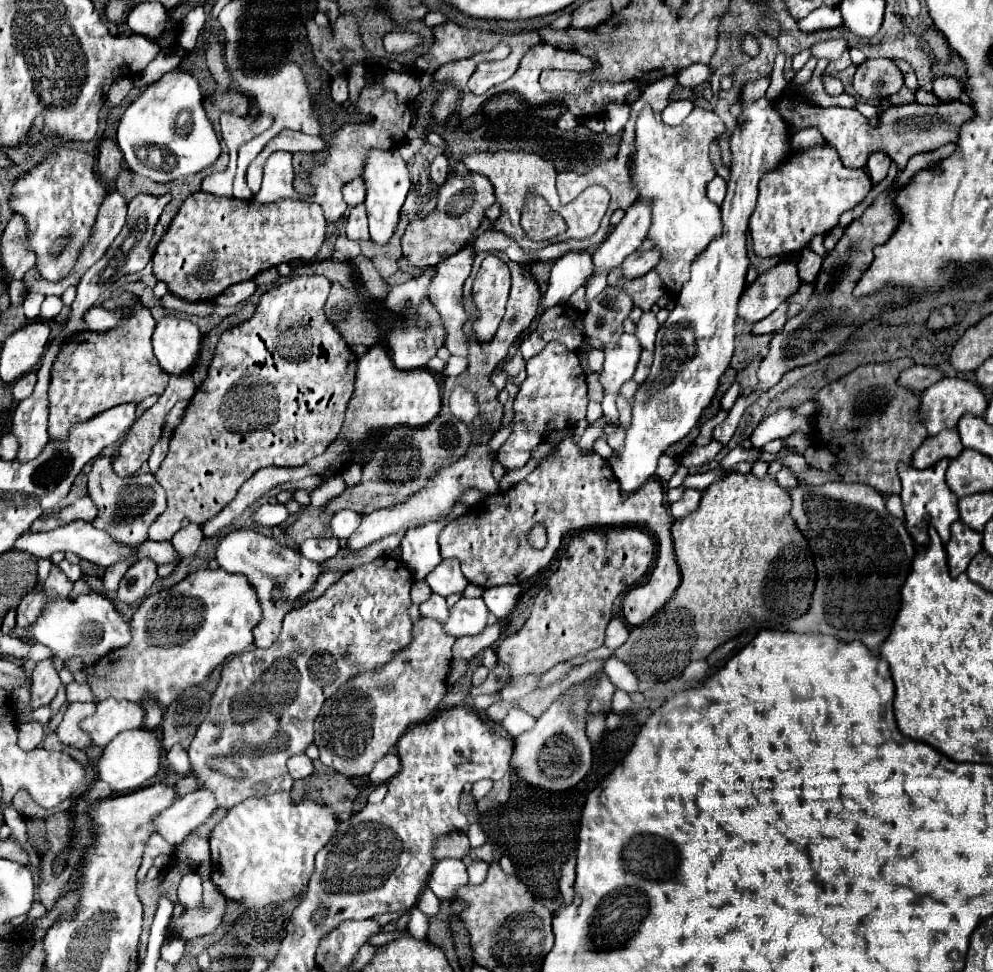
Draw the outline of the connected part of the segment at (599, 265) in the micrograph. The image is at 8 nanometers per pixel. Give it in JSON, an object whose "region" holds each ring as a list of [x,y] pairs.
{"region":[[[637,202],[627,208],[623,220],[605,238],[605,242],[593,252],[593,274],[585,280],[585,288],[591,284],[593,276],[599,270],[613,270],[621,266],[625,256],[629,256],[641,246],[649,230],[649,218],[651,218],[651,210],[645,204]]]}

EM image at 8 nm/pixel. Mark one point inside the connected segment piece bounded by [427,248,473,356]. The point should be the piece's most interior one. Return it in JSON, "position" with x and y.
{"position":[445,289]}

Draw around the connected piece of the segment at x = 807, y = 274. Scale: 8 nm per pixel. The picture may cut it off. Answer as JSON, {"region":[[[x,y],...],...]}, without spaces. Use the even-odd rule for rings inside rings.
{"region":[[[805,248],[801,252],[801,256],[799,256],[799,262],[797,262],[801,282],[813,284],[815,278],[817,278],[817,274],[819,274],[819,270],[821,270],[821,262],[823,262],[823,258],[819,254],[815,254],[809,248]]]}

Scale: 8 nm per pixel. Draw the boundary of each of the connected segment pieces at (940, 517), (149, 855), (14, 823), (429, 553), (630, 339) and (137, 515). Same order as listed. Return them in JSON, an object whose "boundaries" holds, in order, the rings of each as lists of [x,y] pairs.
{"boundaries":[[[[939,460],[935,466],[917,470],[909,464],[899,466],[899,478],[901,478],[901,500],[903,500],[903,510],[905,510],[905,524],[909,534],[915,538],[917,544],[929,544],[929,528],[935,528],[943,540],[943,544],[949,542],[949,528],[955,520],[959,520],[957,512],[957,496],[949,490],[945,484],[945,470],[947,470],[949,460]]],[[[151,834],[151,838],[145,844],[143,864],[141,864],[139,870],[145,870],[147,872],[151,868],[151,864],[153,864],[153,860],[155,860],[155,856],[159,856],[159,854],[171,854],[171,852],[173,852],[173,846],[169,842],[161,840],[159,834]]],[[[10,804],[4,811],[4,822],[11,828],[11,838],[15,838],[15,842],[19,842],[25,850],[27,850],[27,854],[29,854],[29,858],[31,858],[31,864],[35,866],[35,868],[39,868],[39,856],[37,856],[37,852],[33,850],[33,846],[29,844],[29,834],[27,834],[27,824],[25,824],[25,820],[13,810],[12,804]]],[[[457,502],[453,506],[453,512],[445,520],[429,522],[419,528],[411,528],[411,534],[403,536],[403,540],[401,540],[403,562],[407,566],[411,566],[417,580],[425,578],[429,574],[429,570],[433,570],[441,562],[439,544],[437,544],[439,532],[445,528],[445,524],[463,516],[467,510],[469,510],[469,506],[465,506],[463,502]]],[[[623,334],[617,346],[605,344],[603,346],[603,370],[599,374],[599,382],[603,386],[603,414],[611,420],[611,422],[619,422],[619,414],[617,414],[617,398],[621,394],[621,386],[633,376],[637,360],[639,360],[639,352],[641,352],[641,344],[635,336],[631,334]]],[[[100,457],[95,460],[93,470],[89,474],[89,496],[97,504],[97,518],[93,526],[105,530],[113,538],[123,544],[141,544],[147,540],[149,524],[165,510],[165,490],[155,480],[153,474],[143,474],[143,478],[119,478],[112,468],[110,457]]]]}

